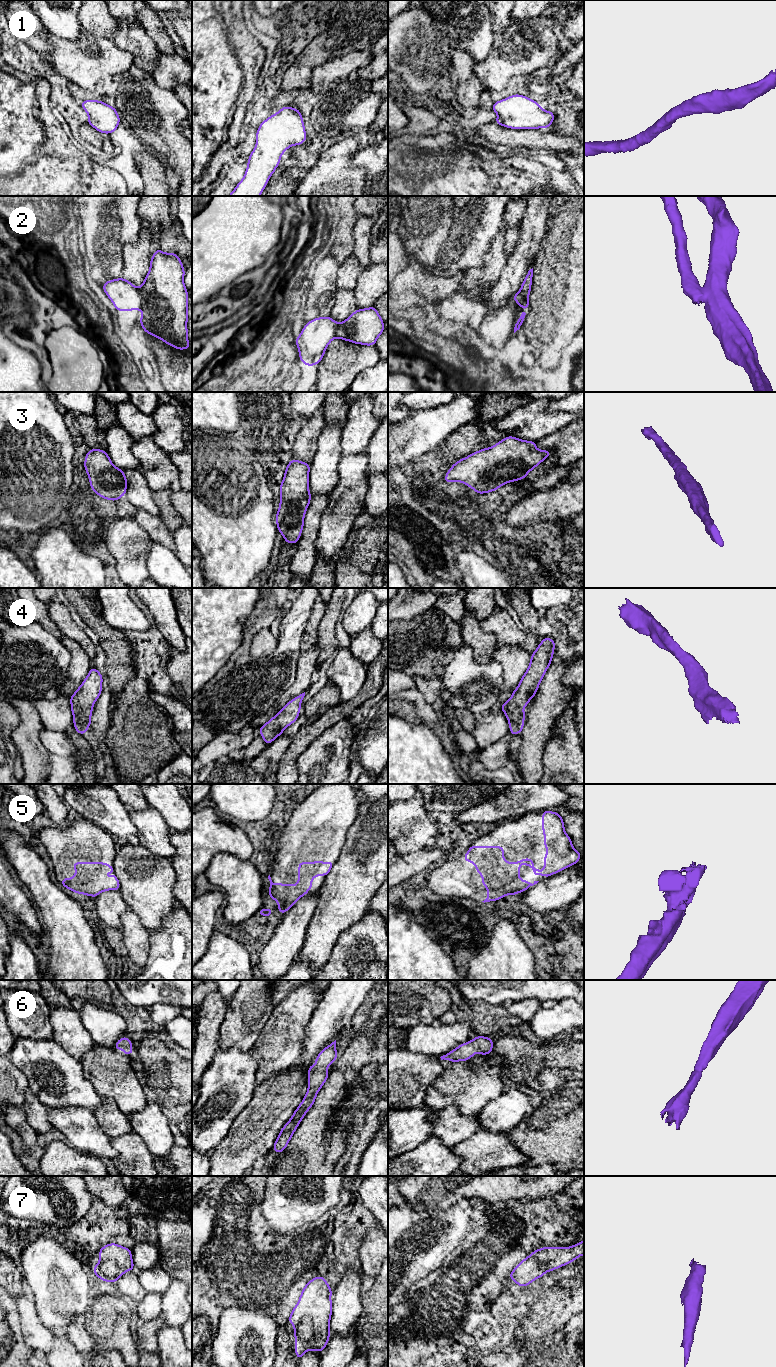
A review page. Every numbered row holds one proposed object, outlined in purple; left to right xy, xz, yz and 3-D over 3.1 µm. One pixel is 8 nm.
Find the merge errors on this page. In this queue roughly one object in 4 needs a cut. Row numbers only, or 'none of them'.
2

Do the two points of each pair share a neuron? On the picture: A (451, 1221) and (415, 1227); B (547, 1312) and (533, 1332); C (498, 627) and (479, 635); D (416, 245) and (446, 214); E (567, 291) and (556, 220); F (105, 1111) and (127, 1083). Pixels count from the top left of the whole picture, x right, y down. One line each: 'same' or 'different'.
A: same
B: same
C: different
D: same
E: same
F: different

